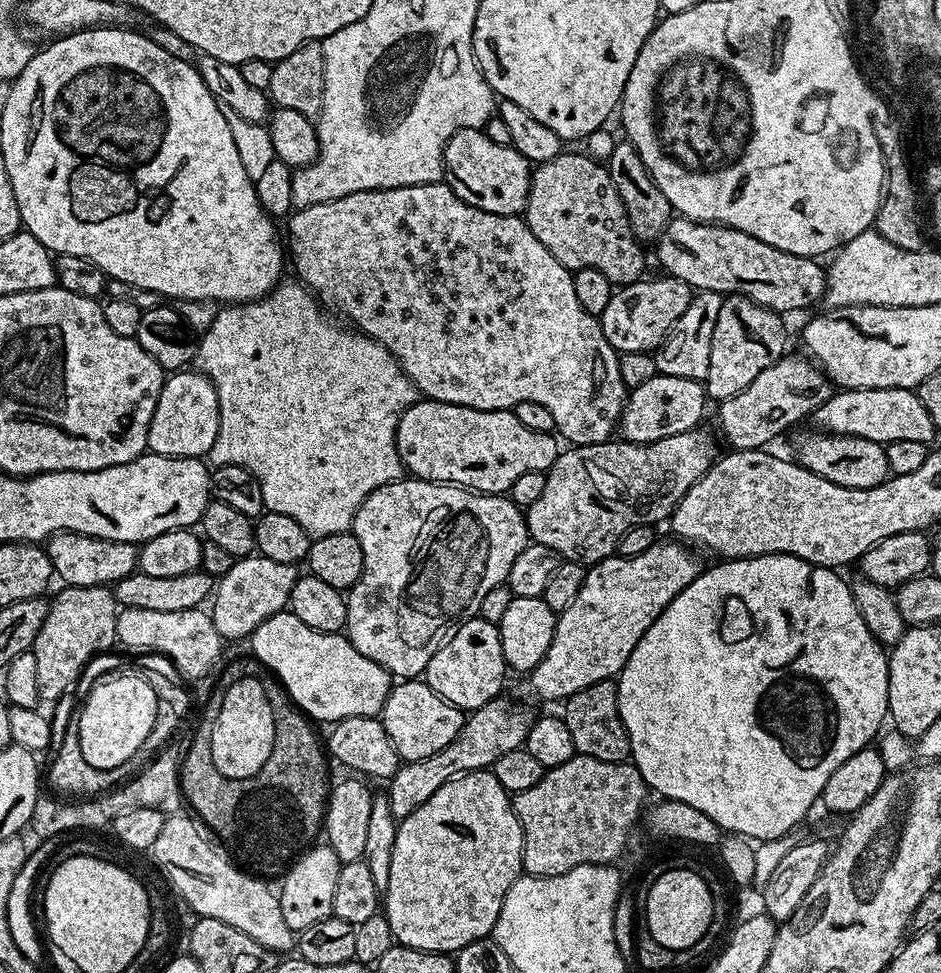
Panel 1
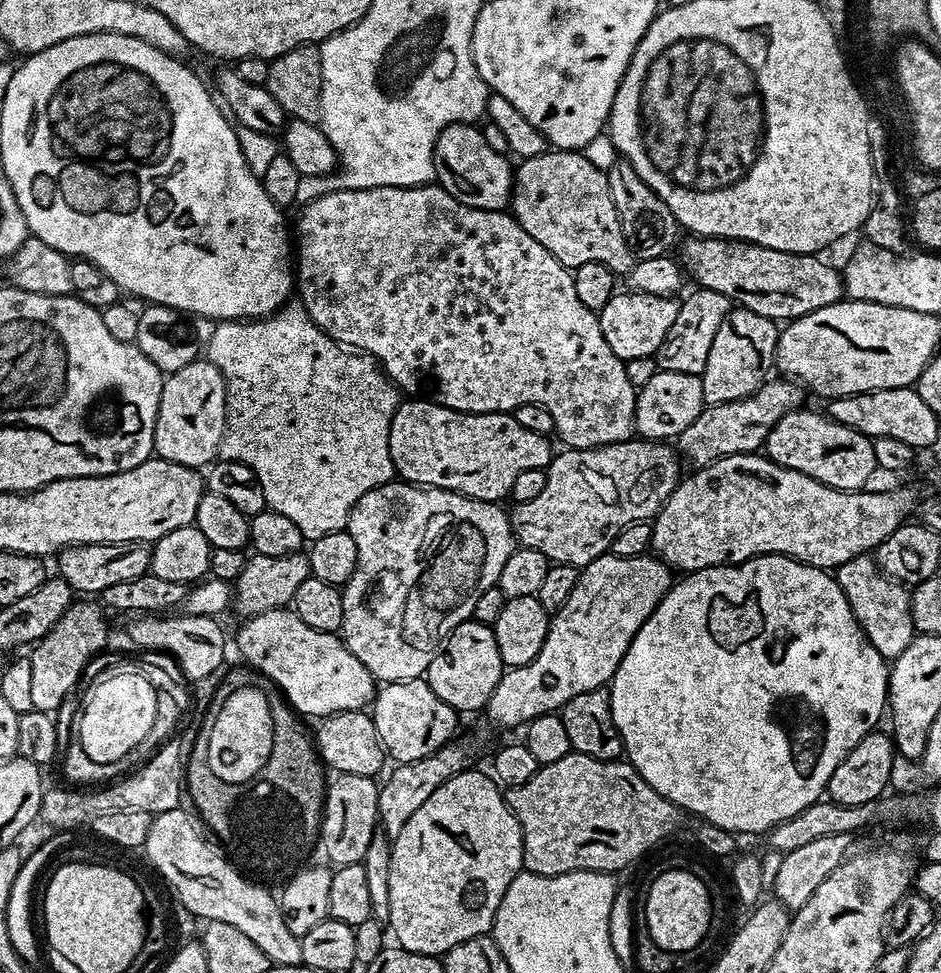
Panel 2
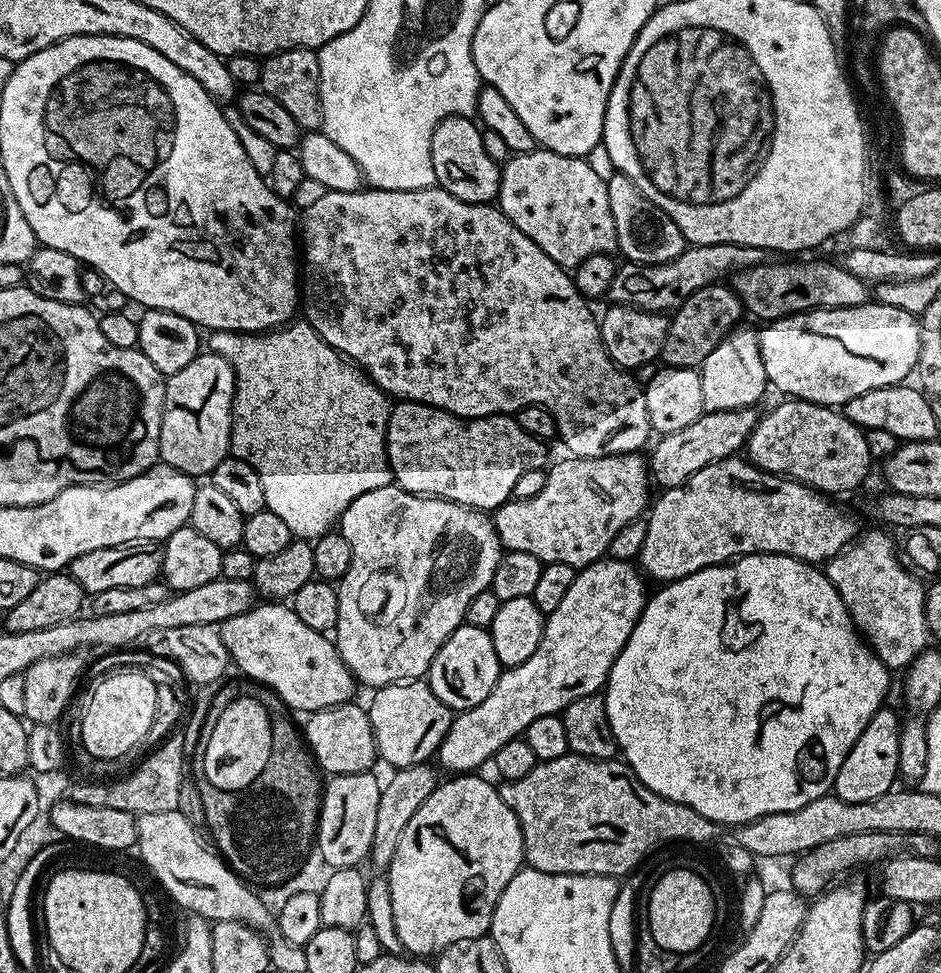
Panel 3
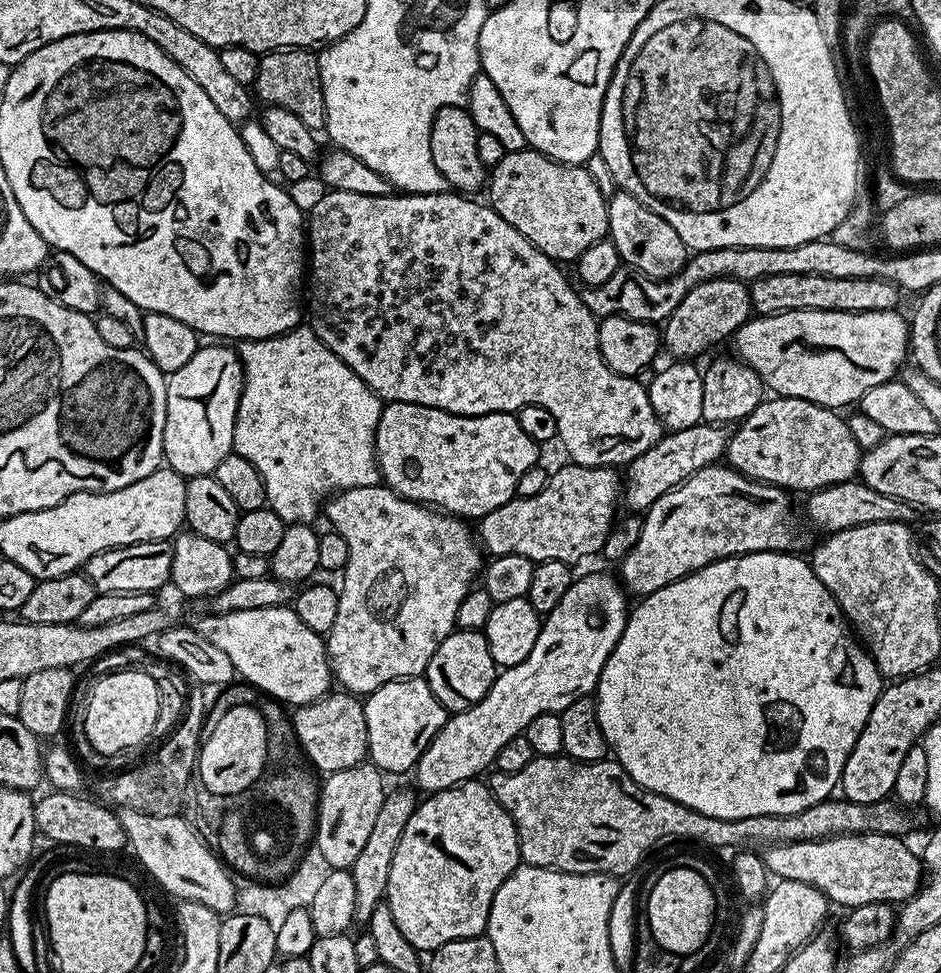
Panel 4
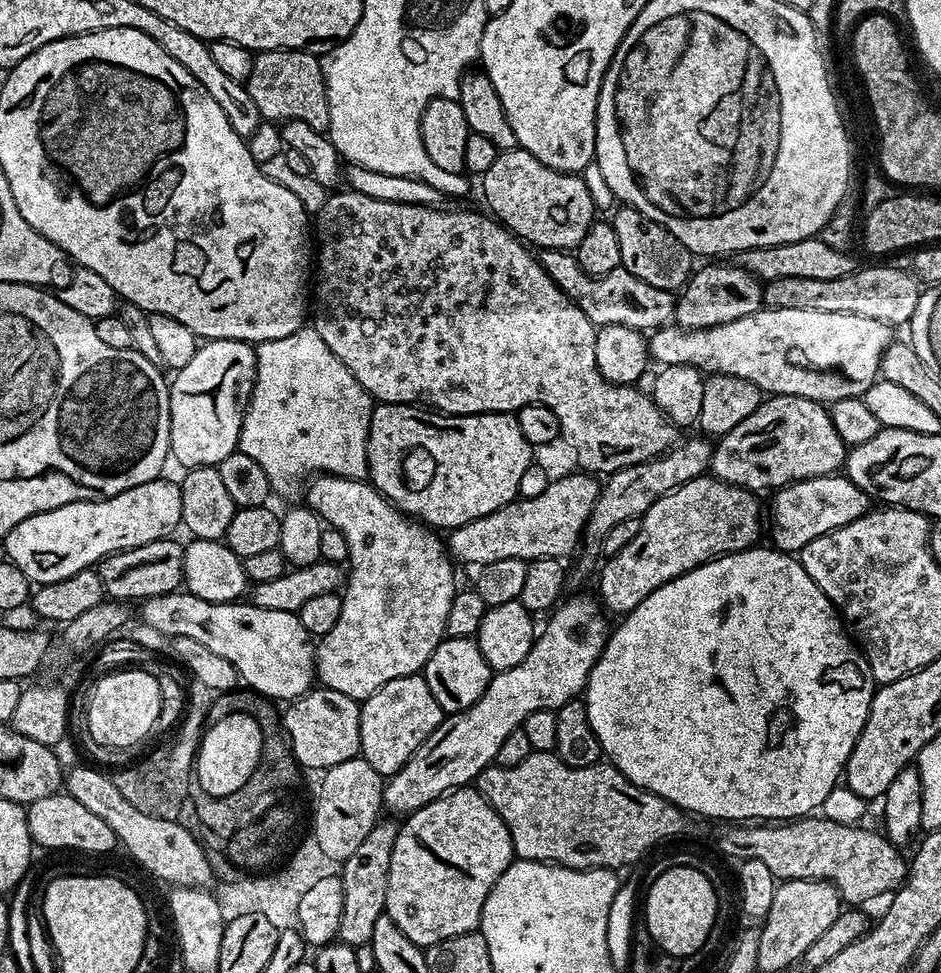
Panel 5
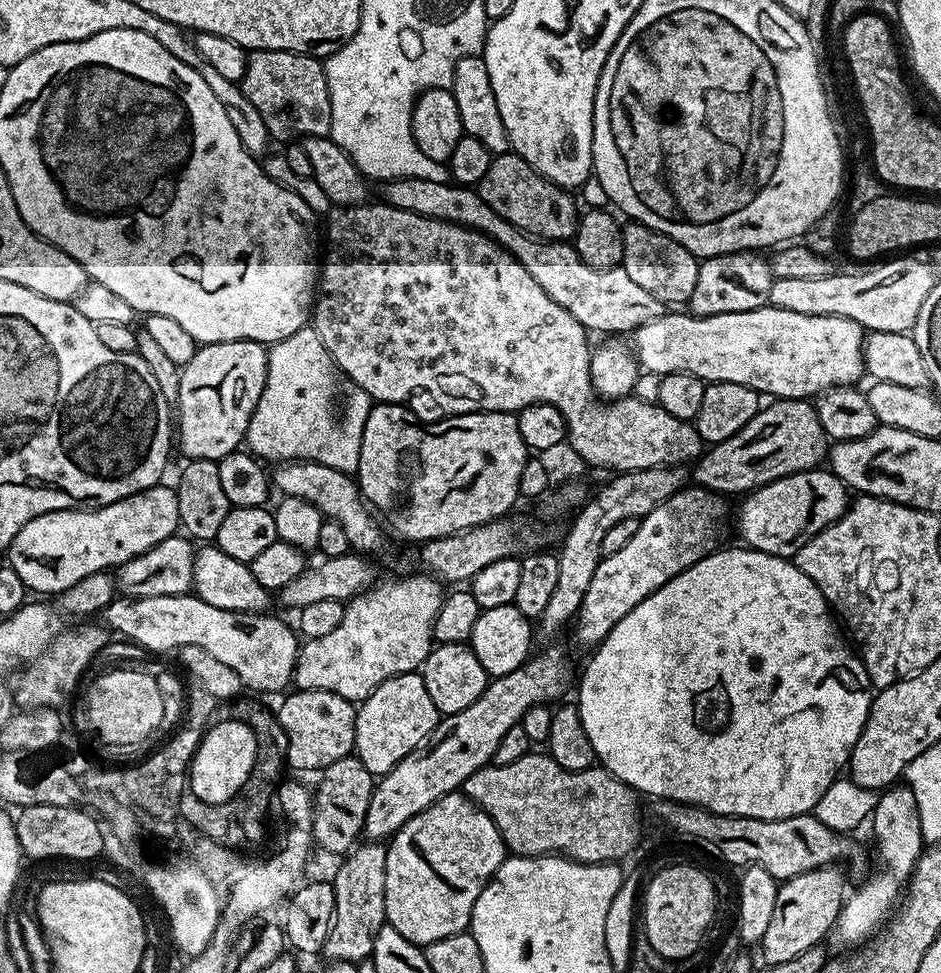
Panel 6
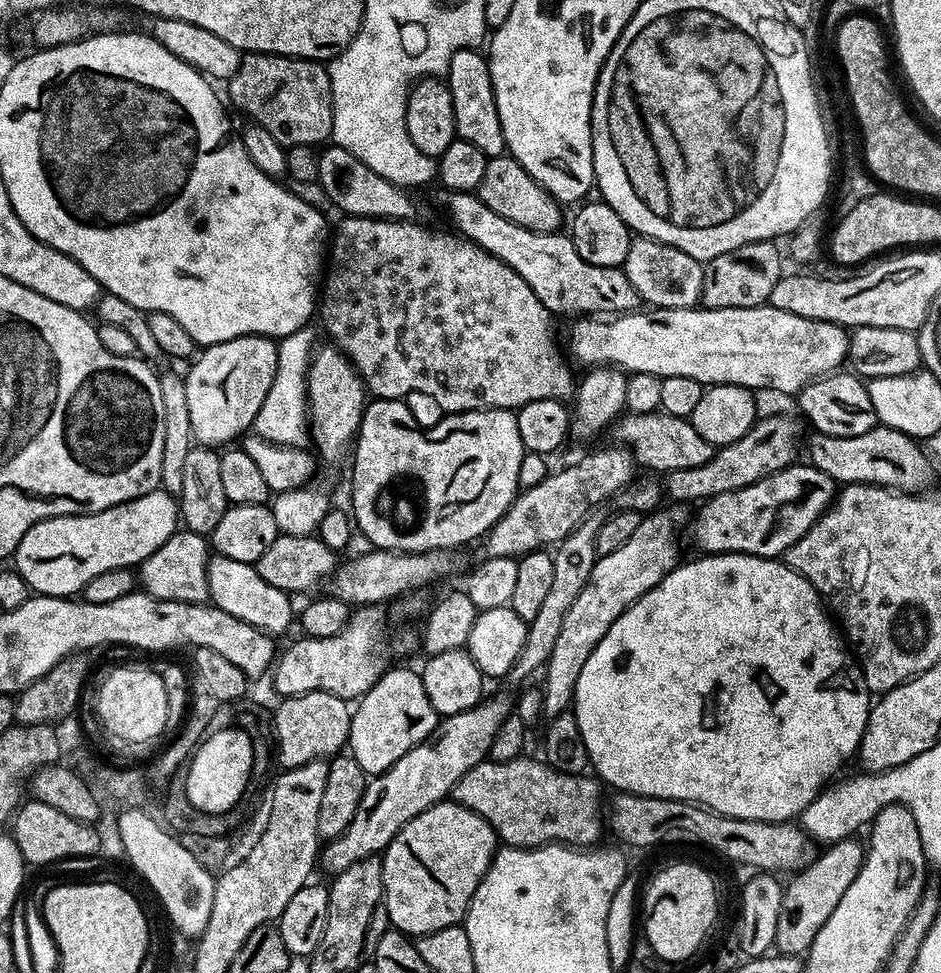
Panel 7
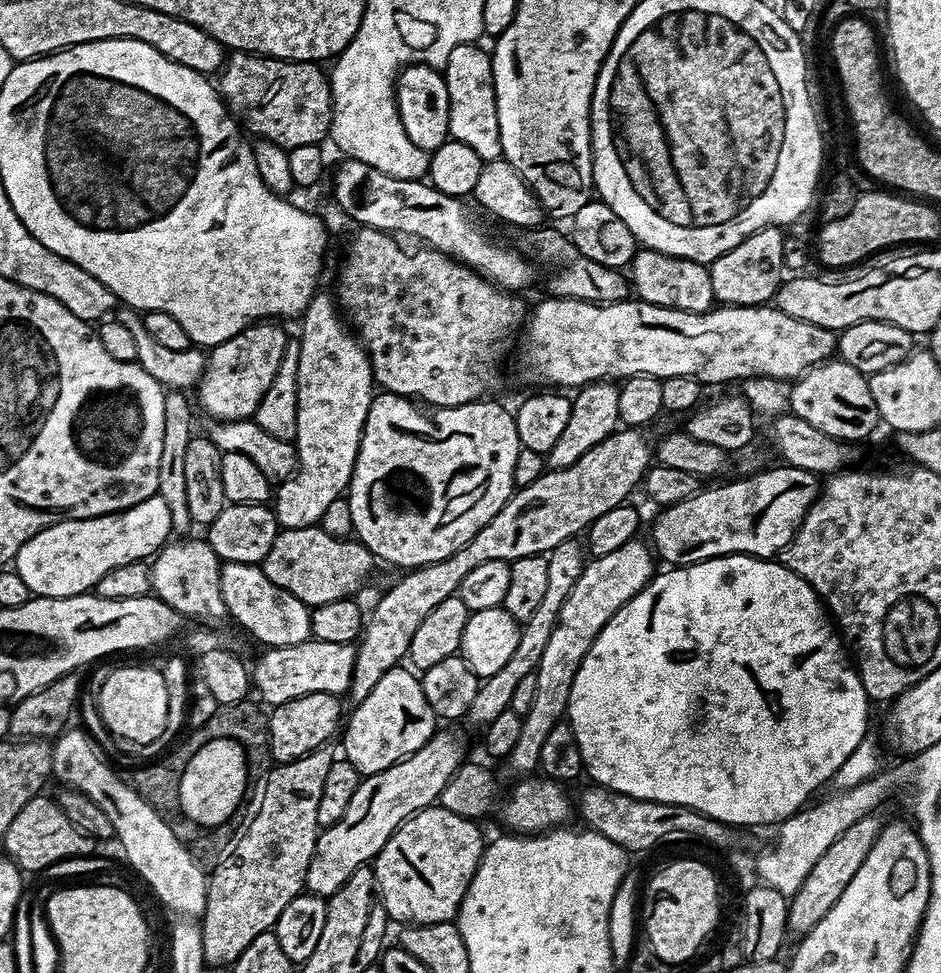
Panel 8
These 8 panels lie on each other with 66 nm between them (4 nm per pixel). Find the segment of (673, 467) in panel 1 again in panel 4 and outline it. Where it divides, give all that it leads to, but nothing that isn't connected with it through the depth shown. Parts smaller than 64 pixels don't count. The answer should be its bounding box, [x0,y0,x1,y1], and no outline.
[478,462,622,565]

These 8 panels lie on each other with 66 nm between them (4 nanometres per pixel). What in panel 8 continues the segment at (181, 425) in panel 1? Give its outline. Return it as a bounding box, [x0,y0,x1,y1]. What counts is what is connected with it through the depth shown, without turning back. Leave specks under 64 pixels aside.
[198,322,290,421]

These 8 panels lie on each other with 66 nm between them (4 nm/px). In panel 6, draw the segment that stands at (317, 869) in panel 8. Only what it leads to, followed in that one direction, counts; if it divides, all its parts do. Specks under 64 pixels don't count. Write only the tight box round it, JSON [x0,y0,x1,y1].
[363,648,568,841]

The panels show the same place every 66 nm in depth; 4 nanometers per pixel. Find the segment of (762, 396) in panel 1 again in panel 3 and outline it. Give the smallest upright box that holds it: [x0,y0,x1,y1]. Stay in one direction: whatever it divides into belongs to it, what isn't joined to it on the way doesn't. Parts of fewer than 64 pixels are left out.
[650,407,758,489]

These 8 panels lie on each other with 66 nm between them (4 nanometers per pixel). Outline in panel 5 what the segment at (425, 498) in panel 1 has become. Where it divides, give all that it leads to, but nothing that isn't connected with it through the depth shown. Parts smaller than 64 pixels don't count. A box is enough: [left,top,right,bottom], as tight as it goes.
[306,474,458,702]

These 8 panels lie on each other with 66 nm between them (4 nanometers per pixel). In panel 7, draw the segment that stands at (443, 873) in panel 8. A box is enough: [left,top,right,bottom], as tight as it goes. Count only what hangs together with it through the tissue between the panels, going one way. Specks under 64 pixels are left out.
[382,798,498,938]

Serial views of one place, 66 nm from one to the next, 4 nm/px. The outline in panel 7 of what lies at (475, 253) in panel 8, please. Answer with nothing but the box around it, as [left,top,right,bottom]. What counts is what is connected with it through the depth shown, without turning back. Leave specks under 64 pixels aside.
[316,144,417,220]

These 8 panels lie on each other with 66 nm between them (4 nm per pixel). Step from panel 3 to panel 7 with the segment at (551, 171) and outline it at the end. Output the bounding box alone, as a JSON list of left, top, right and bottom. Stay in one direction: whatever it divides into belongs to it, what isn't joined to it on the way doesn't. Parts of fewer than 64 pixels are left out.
[475,156,562,232]

